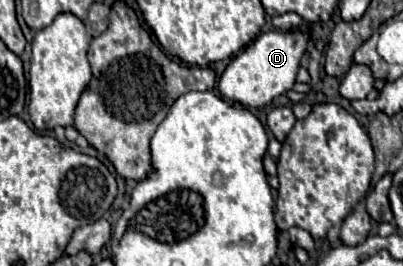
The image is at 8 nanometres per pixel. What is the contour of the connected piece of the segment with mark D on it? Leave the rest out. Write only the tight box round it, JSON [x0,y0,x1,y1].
[218,32,308,108]

